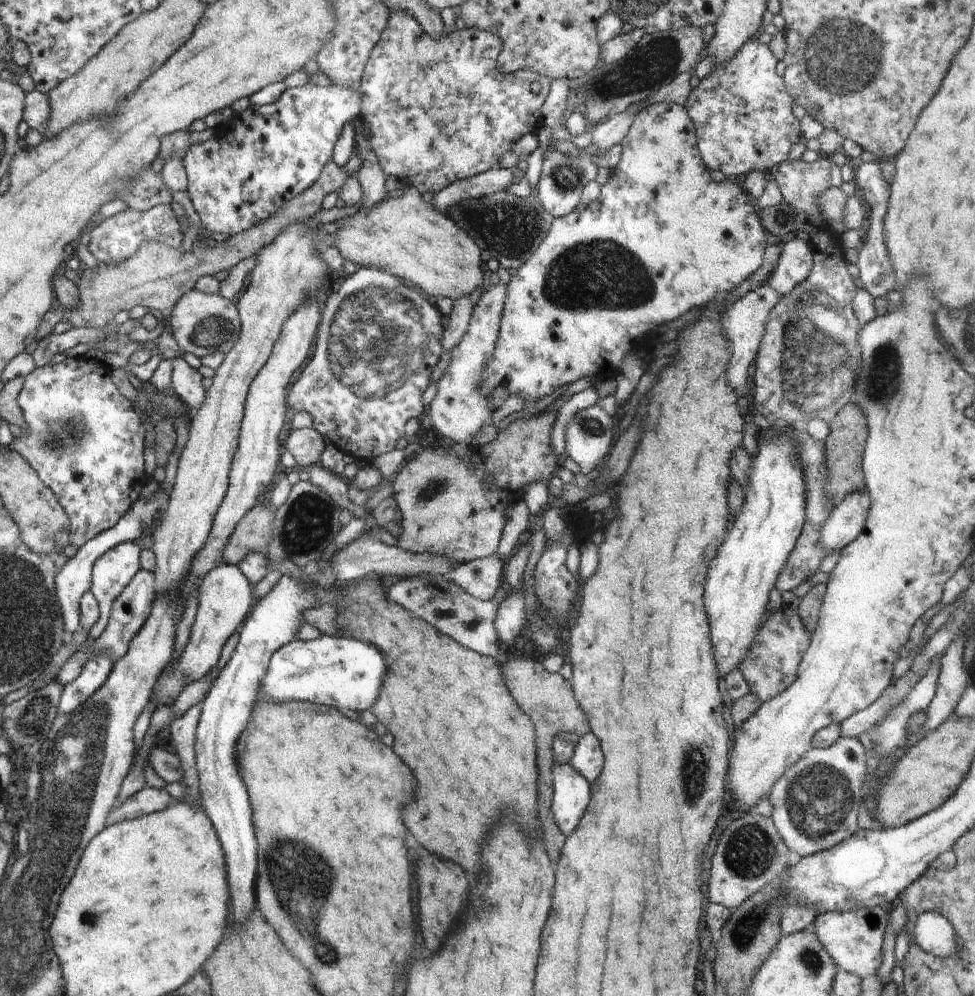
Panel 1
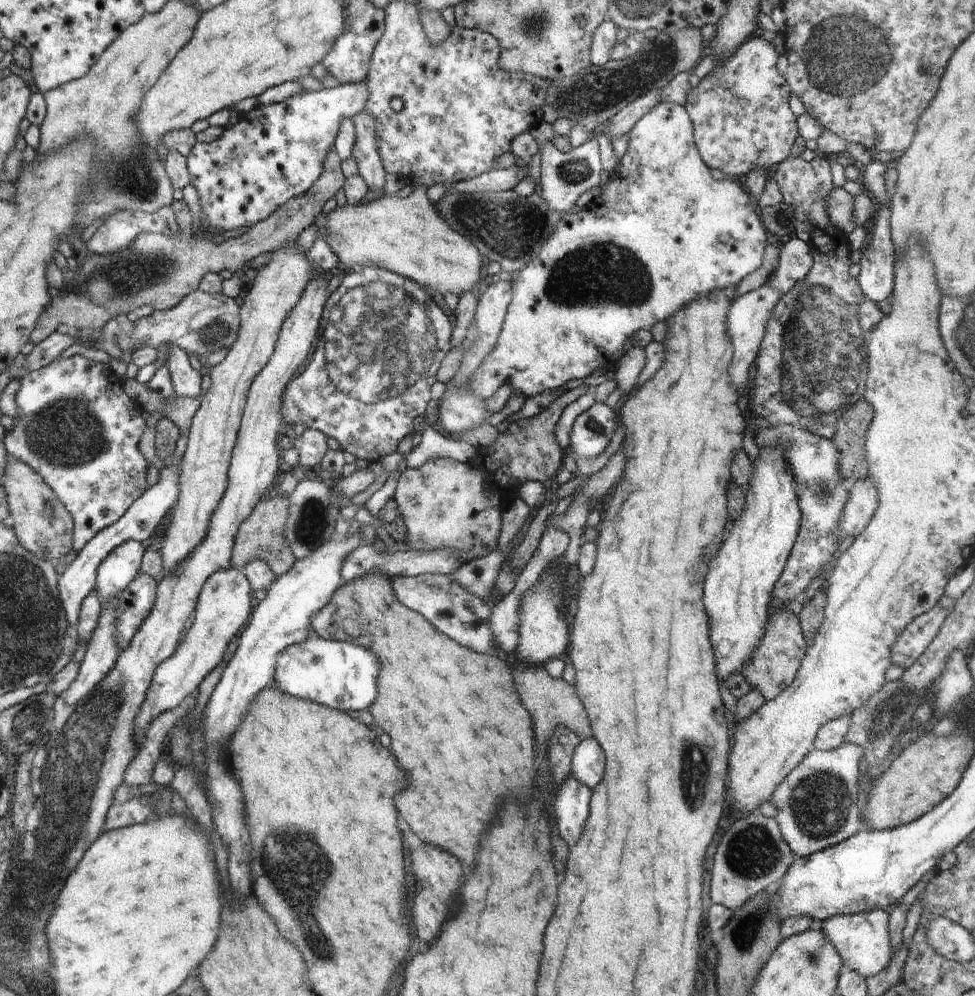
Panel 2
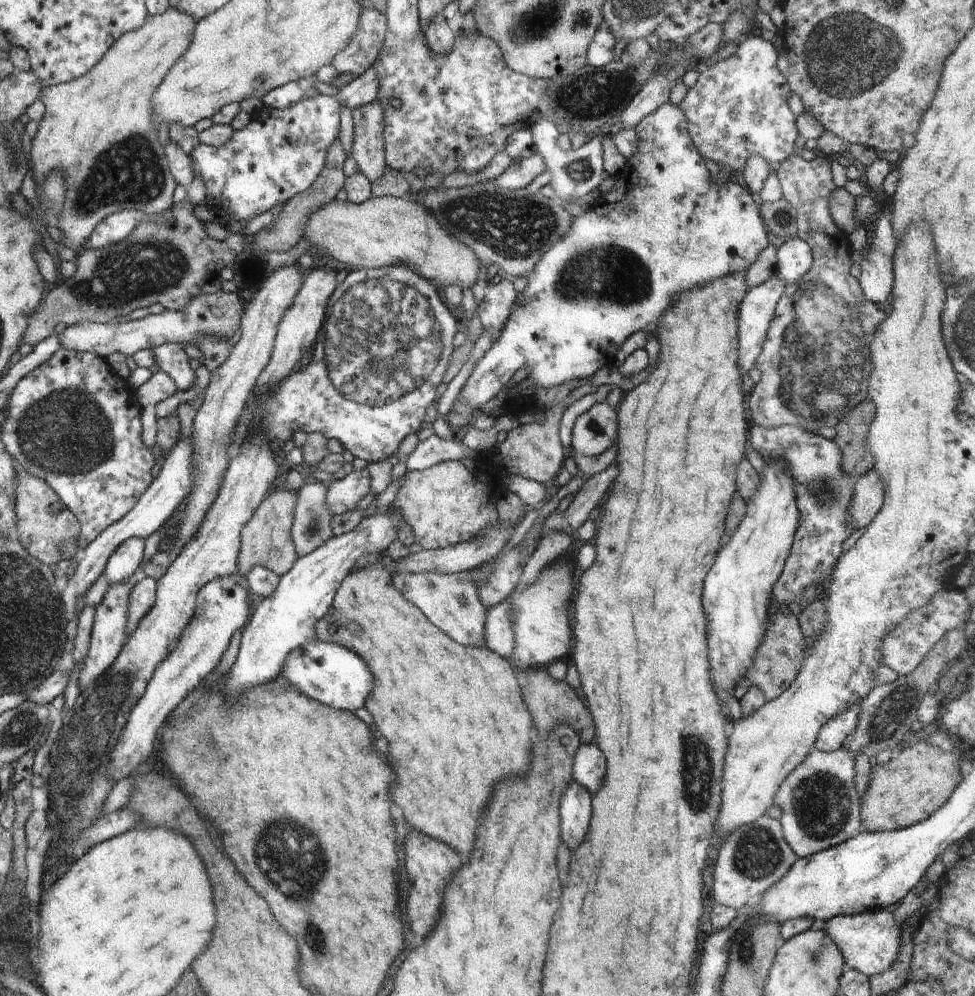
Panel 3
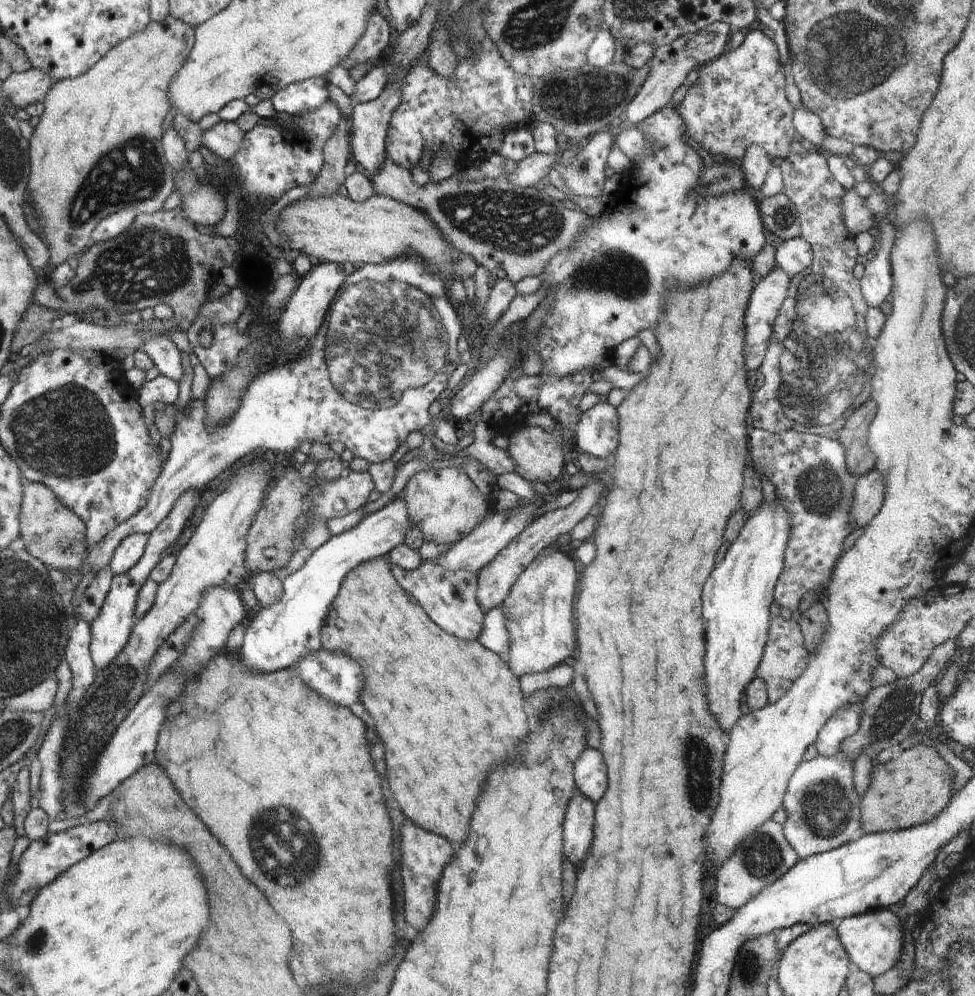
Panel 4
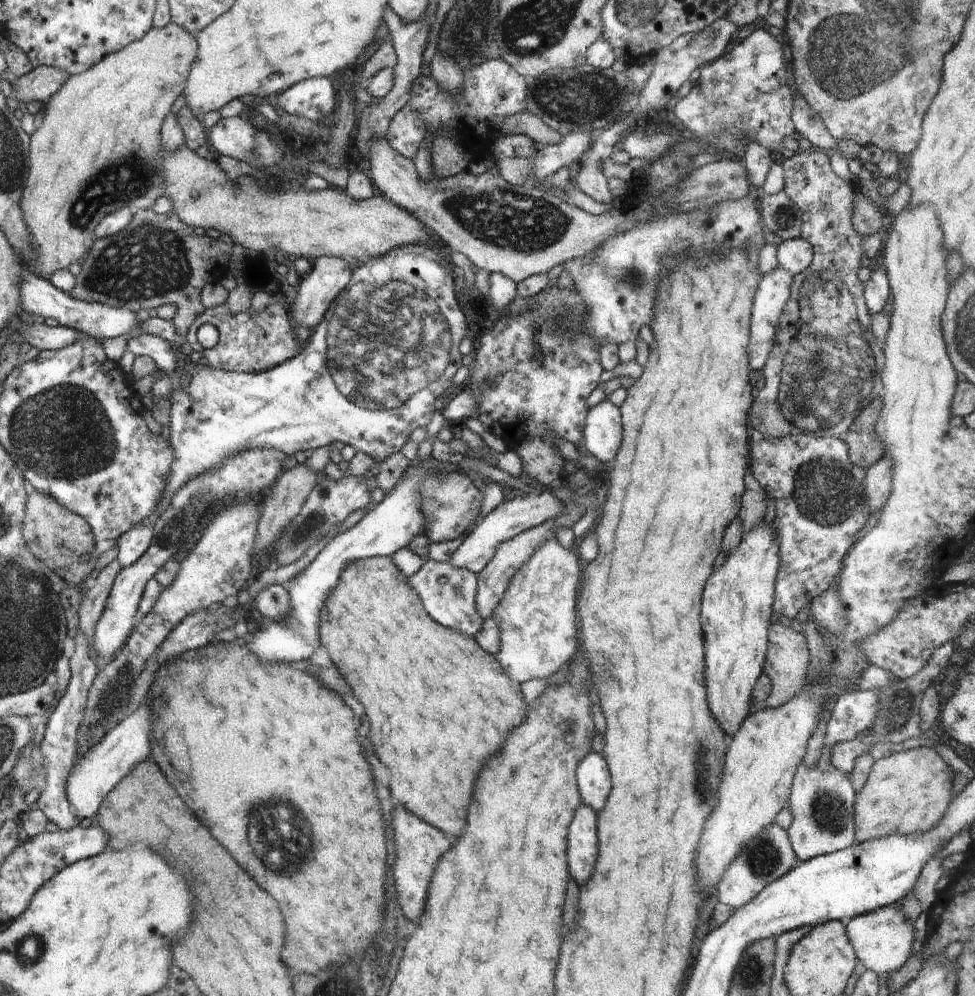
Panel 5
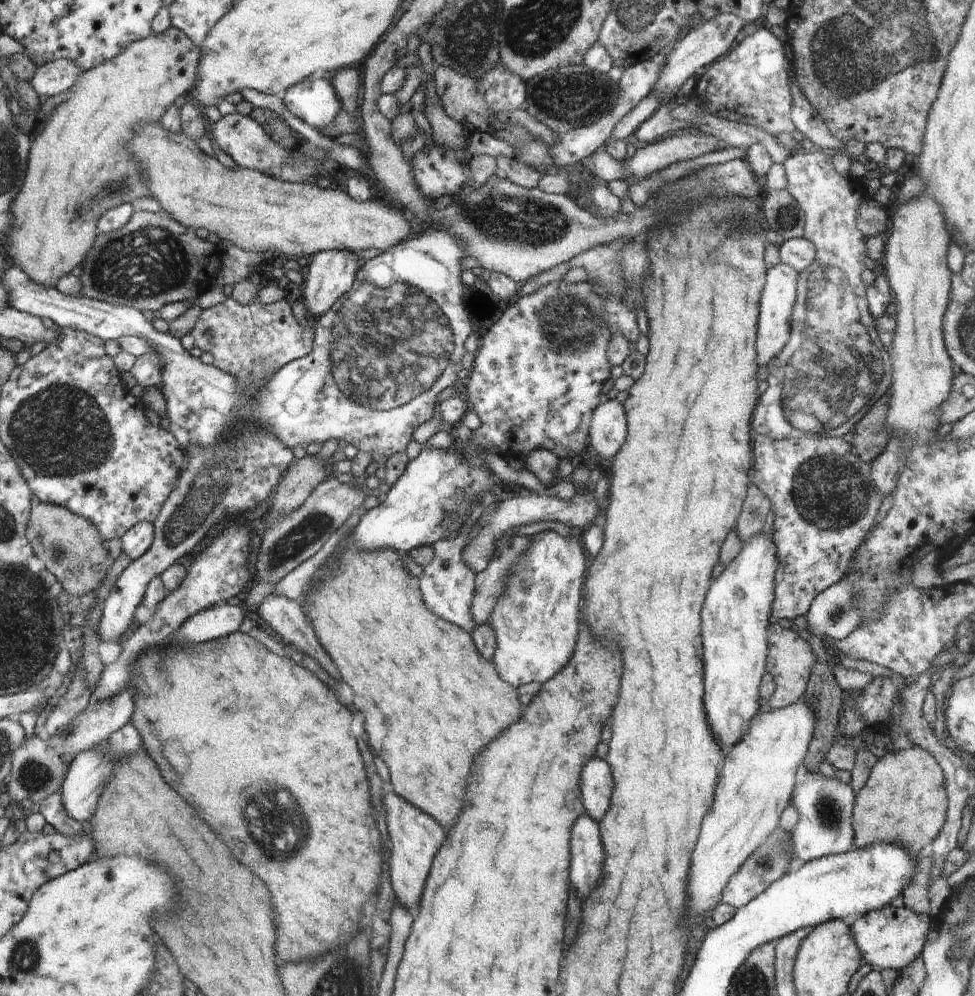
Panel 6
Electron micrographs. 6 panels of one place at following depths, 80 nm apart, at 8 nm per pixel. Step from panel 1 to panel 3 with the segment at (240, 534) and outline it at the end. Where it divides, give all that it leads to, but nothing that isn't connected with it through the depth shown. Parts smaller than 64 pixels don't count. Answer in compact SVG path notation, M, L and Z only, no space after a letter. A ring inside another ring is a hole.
M282 482L271 491L270 496L266 496L262 500L256 514L245 524L245 528L241 532L240 565L237 568L240 575L247 575L257 566L267 568L279 577L291 569L296 559L300 557L291 537L296 501L297 492L286 489Z

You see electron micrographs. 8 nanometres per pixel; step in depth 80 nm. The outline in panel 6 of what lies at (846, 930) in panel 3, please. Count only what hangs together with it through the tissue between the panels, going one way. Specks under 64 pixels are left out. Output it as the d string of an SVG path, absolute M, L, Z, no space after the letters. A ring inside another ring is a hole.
M886 905L877 911L867 912L851 925L851 931L856 944L862 953L864 962L870 964L872 970L894 968L900 973L919 956L929 933L932 916L927 913L917 913L903 906L896 908Z

